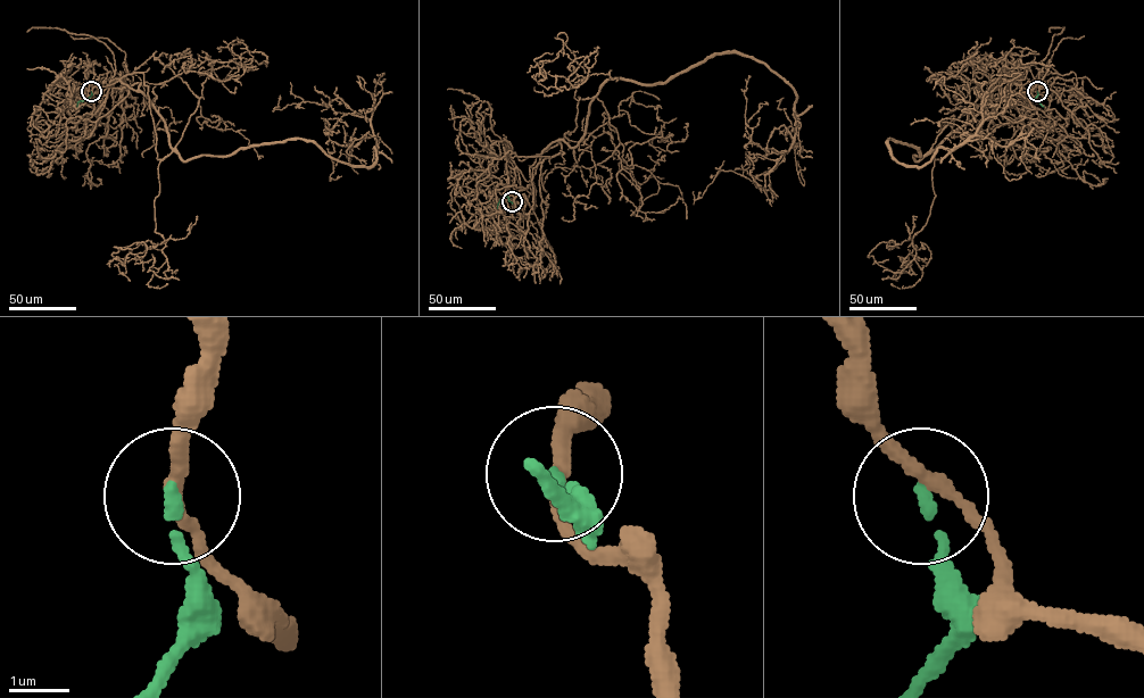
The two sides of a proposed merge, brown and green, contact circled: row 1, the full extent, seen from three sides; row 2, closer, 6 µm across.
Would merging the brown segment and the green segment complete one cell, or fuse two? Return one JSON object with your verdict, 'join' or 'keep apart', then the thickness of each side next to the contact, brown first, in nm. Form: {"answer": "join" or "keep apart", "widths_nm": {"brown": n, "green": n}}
{"answer": "keep apart", "widths_nm": {"brown": 220, "green": 190}}

